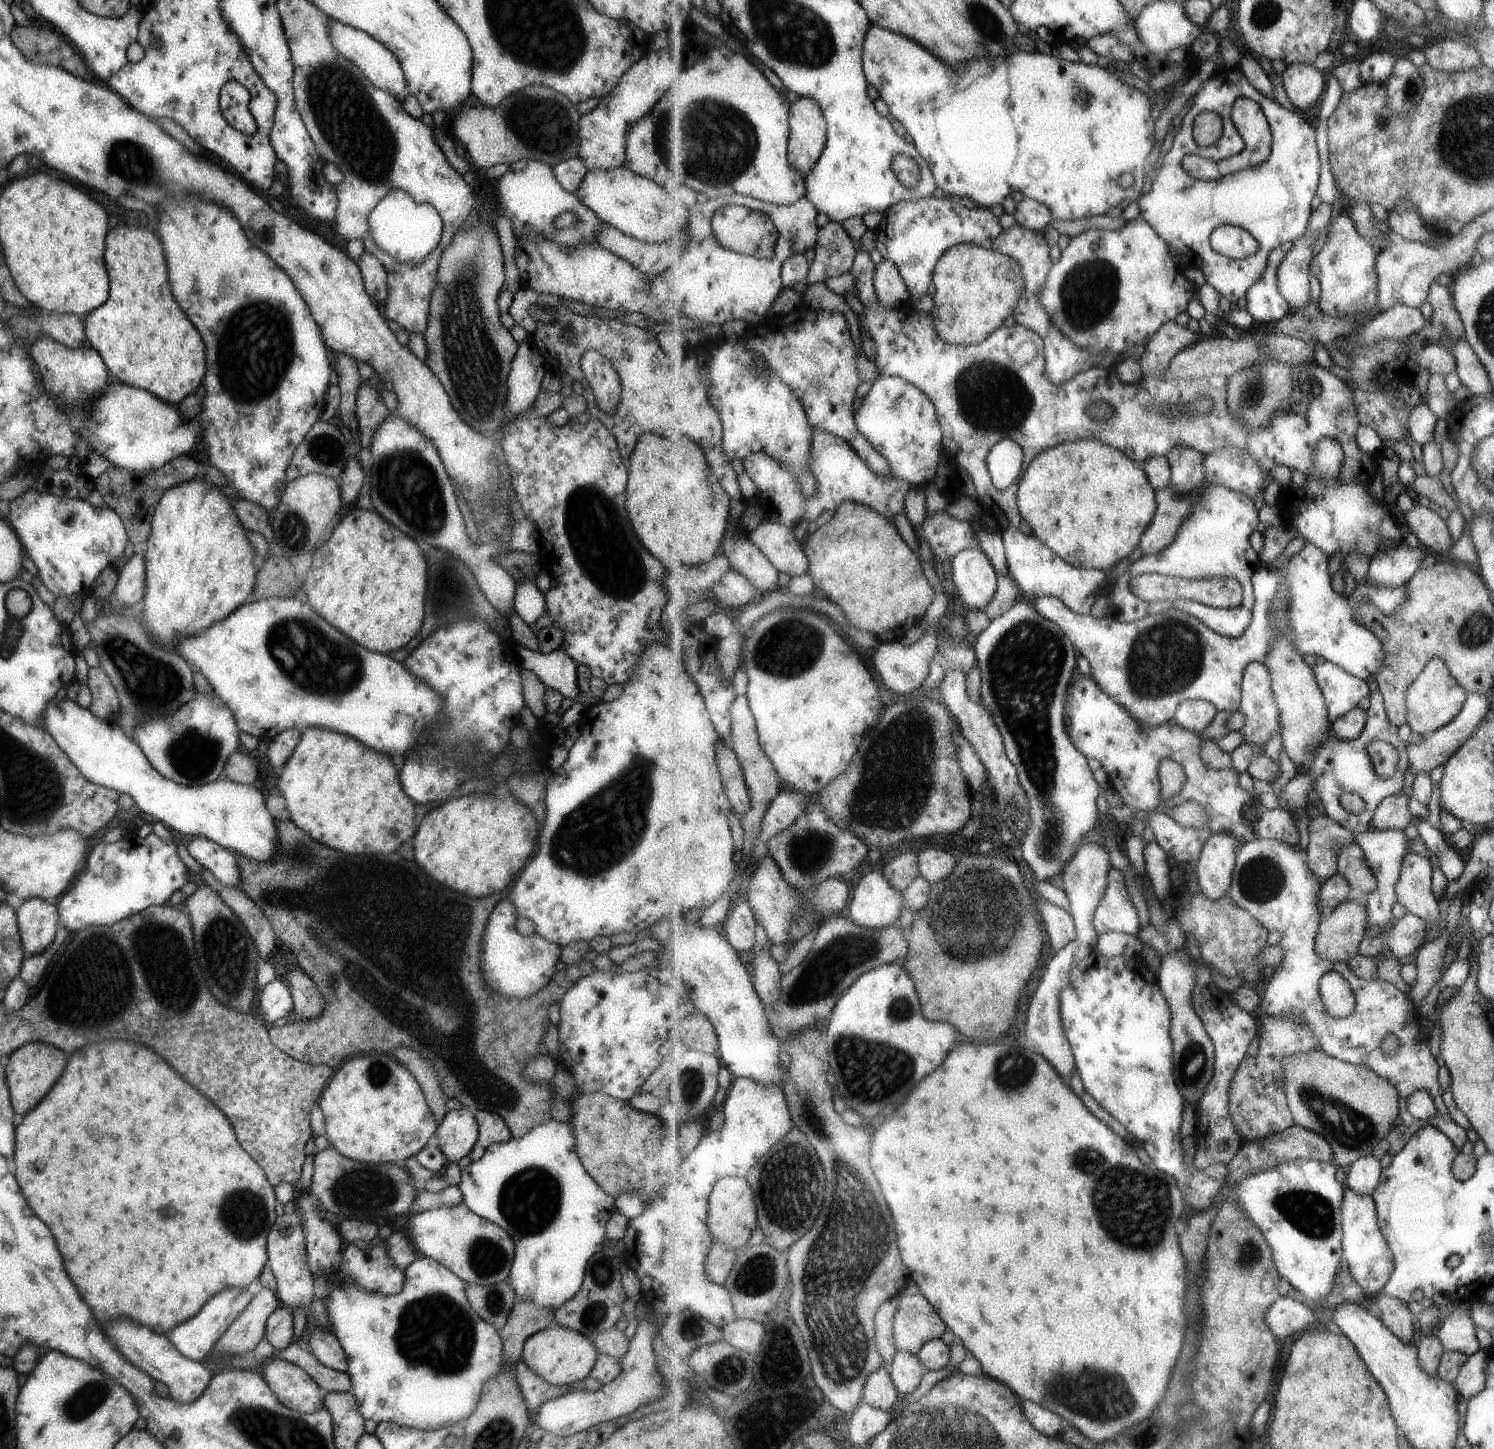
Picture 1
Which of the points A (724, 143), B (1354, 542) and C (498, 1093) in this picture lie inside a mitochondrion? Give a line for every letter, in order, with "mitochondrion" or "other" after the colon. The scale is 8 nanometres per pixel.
A: mitochondrion
B: other
C: mitochondrion

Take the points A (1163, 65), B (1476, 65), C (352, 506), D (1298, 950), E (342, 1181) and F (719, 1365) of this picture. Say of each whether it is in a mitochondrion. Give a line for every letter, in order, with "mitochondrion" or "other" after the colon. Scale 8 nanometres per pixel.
A: other
B: other
C: other
D: other
E: mitochondrion
F: mitochondrion

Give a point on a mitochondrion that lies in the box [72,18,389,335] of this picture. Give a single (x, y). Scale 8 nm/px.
(138, 159)

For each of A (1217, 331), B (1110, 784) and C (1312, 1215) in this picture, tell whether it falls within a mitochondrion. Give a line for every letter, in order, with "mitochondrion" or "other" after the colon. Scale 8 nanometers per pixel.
A: other
B: other
C: mitochondrion

